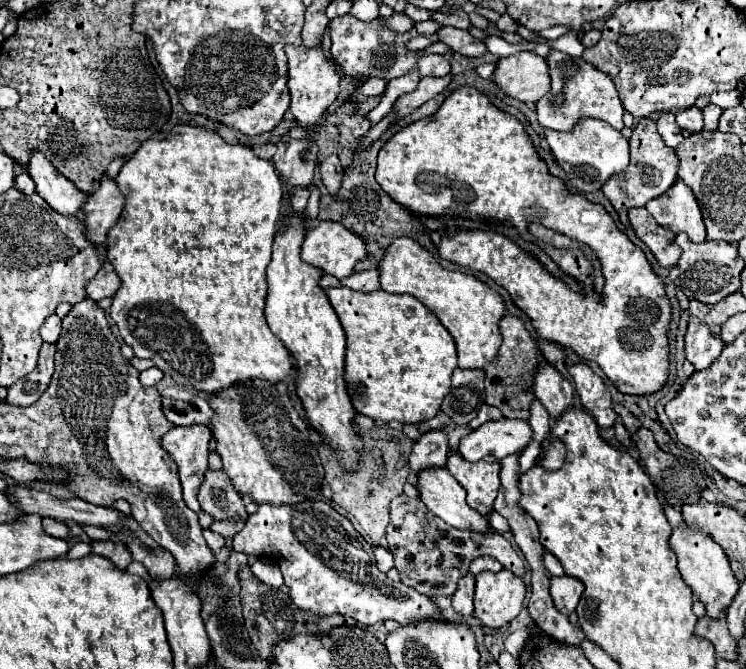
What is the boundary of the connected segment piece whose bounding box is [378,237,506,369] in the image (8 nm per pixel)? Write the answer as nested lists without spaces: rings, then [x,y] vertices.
[[[410,237],[392,239],[378,263],[378,271],[380,287],[386,293],[414,295],[450,331],[450,335],[456,341],[458,367],[482,369],[488,361],[494,361],[494,357],[498,355],[498,347],[502,343],[498,323],[506,313],[502,297],[494,289],[490,289],[474,275],[442,269],[442,265],[420,243],[416,243]]]

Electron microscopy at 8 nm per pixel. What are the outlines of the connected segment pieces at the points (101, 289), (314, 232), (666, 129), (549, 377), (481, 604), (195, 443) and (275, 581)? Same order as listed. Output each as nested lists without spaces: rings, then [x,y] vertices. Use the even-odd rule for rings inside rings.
[[[104,261],[96,277],[90,279],[90,283],[84,289],[86,289],[88,299],[100,301],[104,297],[112,297],[118,291],[118,287],[120,287],[120,277],[116,275],[114,267],[108,261]]]
[[[320,221],[316,227],[310,227],[306,237],[304,237],[304,243],[302,243],[302,259],[308,265],[314,265],[314,267],[322,269],[324,273],[334,275],[338,279],[352,275],[354,265],[360,259],[364,259],[366,255],[368,253],[366,253],[366,245],[364,245],[362,237],[356,235],[354,231],[346,229],[344,225],[334,223],[334,221]]]
[[[664,113],[664,115],[660,115],[658,119],[656,119],[656,125],[658,125],[658,133],[662,135],[662,139],[664,139],[664,143],[668,145],[668,147],[676,147],[676,145],[680,145],[682,141],[684,141],[684,137],[682,137],[682,131],[680,131],[680,127],[676,125],[676,121],[674,121],[674,113]]]
[[[540,363],[534,375],[534,395],[548,409],[552,419],[572,407],[572,385],[550,363]]]
[[[482,571],[476,575],[474,617],[486,627],[504,627],[522,611],[524,597],[526,587],[512,571]]]
[[[208,425],[172,427],[162,439],[162,449],[170,453],[178,465],[184,501],[192,511],[200,511],[196,493],[208,471],[208,441],[212,433]]]
[[[258,559],[254,565],[252,565],[252,573],[266,585],[270,587],[282,587],[284,585],[284,579],[282,579],[282,573],[278,571],[278,565],[272,561],[272,559]]]

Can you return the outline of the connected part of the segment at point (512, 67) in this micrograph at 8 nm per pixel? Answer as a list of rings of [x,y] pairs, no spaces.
[[[530,51],[502,57],[492,79],[508,97],[522,103],[536,103],[550,91],[546,59]]]

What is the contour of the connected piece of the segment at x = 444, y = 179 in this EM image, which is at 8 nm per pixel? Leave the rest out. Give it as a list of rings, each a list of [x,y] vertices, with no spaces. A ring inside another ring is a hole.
[[[464,85],[452,91],[442,107],[426,119],[410,123],[396,135],[392,135],[378,153],[376,181],[380,187],[396,199],[398,205],[408,207],[408,211],[428,217],[466,217],[476,219],[494,219],[499,222],[511,222],[521,227],[536,221],[544,227],[550,227],[570,239],[586,243],[592,247],[602,263],[602,273],[606,279],[604,295],[600,297],[594,291],[586,295],[578,295],[570,291],[560,279],[552,277],[534,257],[526,255],[518,245],[498,232],[488,229],[462,230],[454,234],[464,237],[444,237],[438,245],[438,253],[442,259],[452,261],[462,267],[470,267],[488,275],[496,285],[504,287],[512,303],[522,309],[538,335],[542,339],[554,341],[562,347],[572,349],[580,357],[594,361],[600,365],[604,375],[616,385],[616,389],[624,395],[646,395],[660,391],[668,379],[668,325],[670,325],[670,301],[664,293],[664,281],[652,271],[646,255],[640,247],[636,247],[618,227],[602,205],[590,203],[586,197],[578,193],[570,193],[566,185],[548,173],[546,163],[538,157],[530,137],[526,135],[522,123],[496,109],[484,93],[478,89]]]

